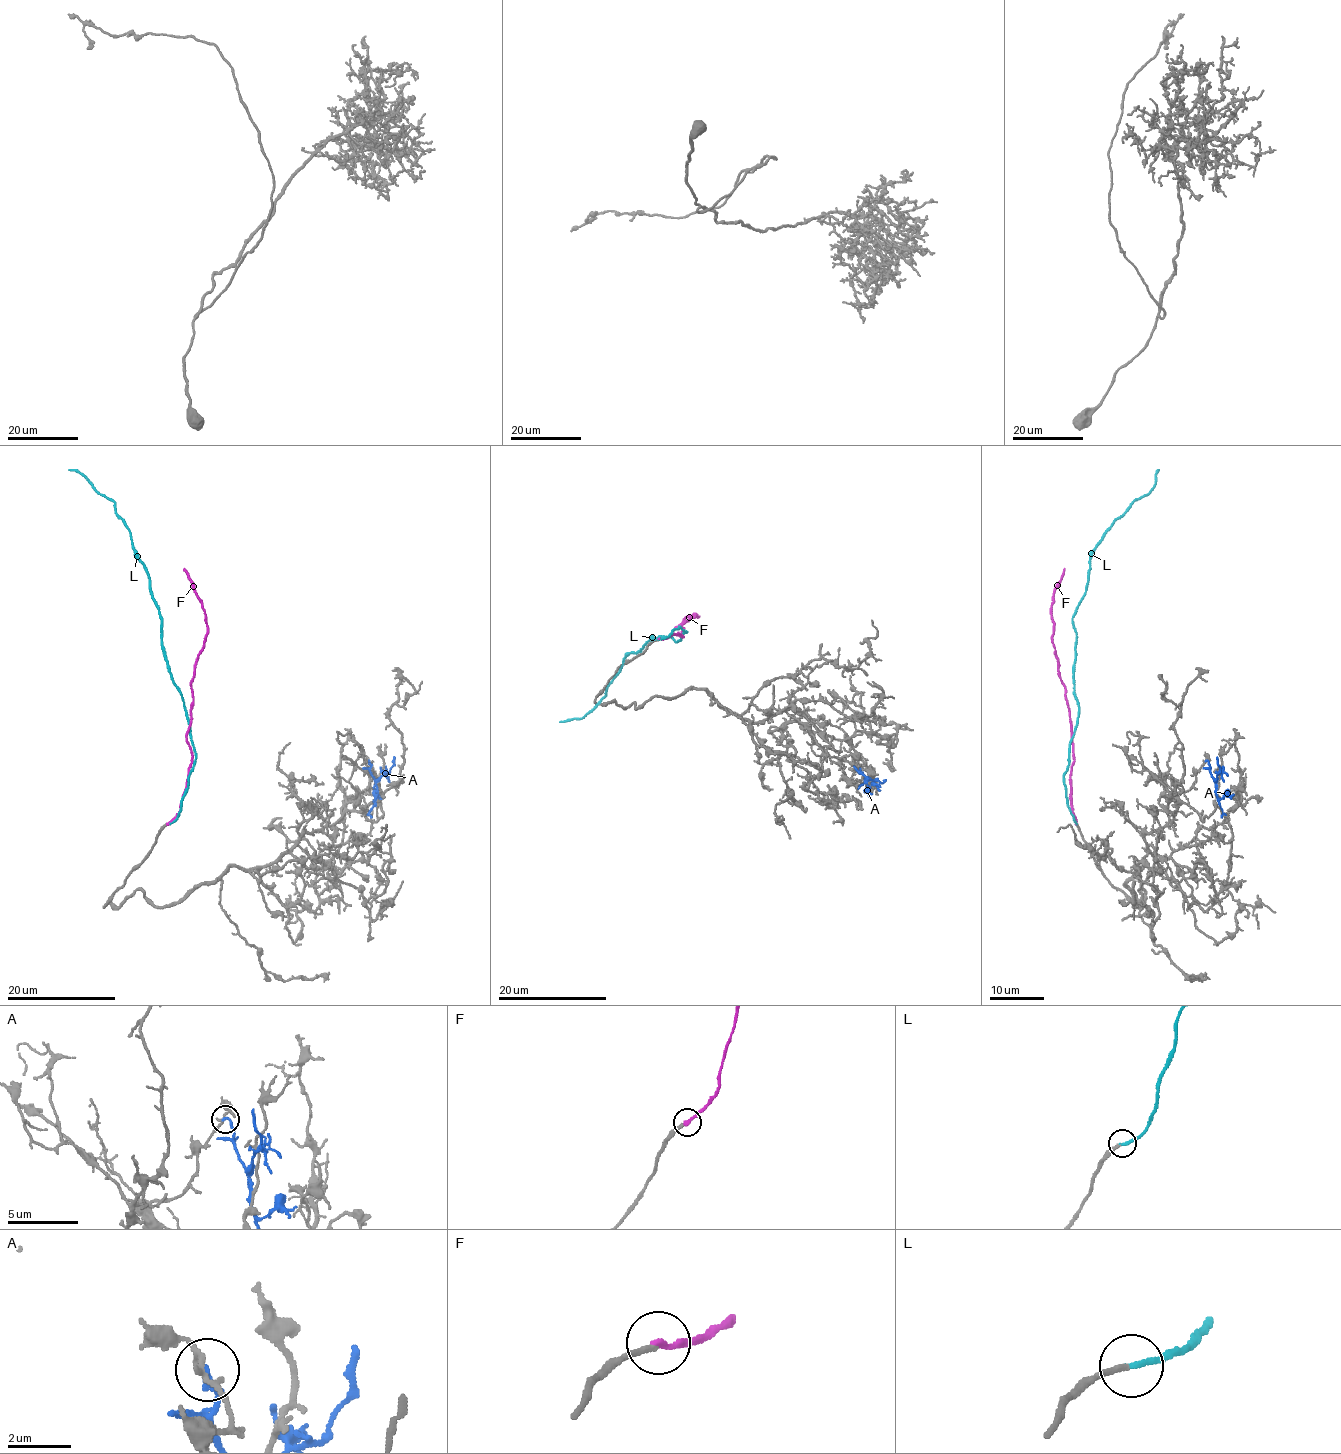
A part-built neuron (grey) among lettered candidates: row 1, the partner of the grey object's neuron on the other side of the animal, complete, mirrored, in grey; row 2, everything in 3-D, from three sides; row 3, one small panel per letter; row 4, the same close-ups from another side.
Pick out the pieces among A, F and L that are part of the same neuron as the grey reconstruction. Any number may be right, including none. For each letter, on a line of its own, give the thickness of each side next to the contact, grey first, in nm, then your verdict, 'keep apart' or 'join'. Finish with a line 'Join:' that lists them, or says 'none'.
A: calibres 130 and 190 nm; keep apart
F: calibres 180 and 220 nm; keep apart
L: calibres 180 and 200 nm; join
Join: L

